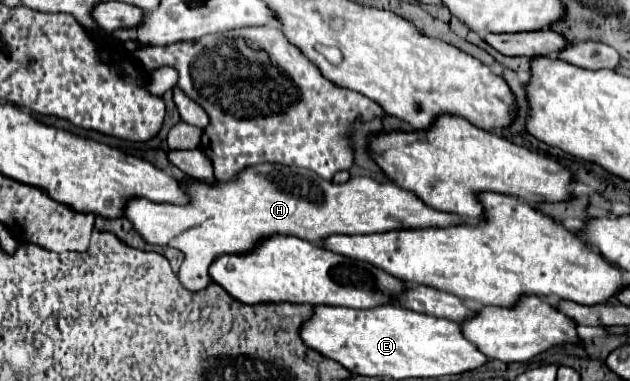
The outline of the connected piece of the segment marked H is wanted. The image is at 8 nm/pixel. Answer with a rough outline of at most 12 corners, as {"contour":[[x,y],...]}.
{"contour":[[261,163],[191,205],[131,199],[145,241],[211,285],[255,241],[463,225],[395,183]]}

